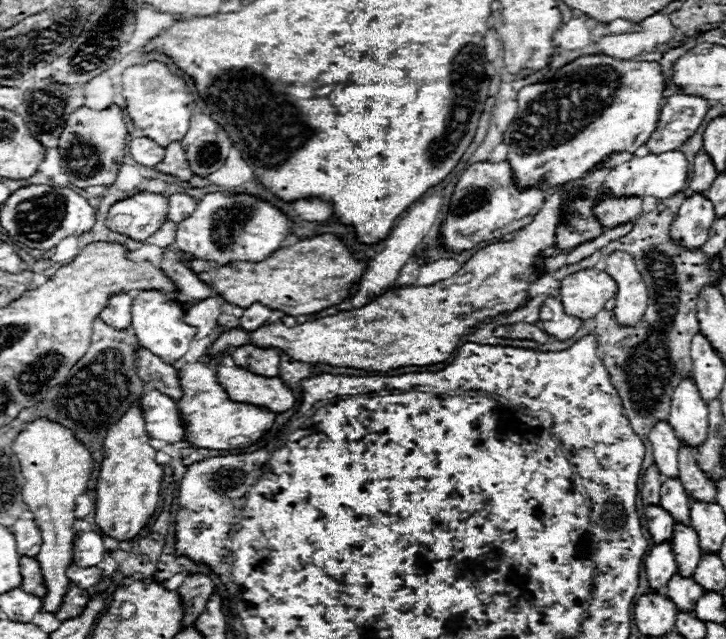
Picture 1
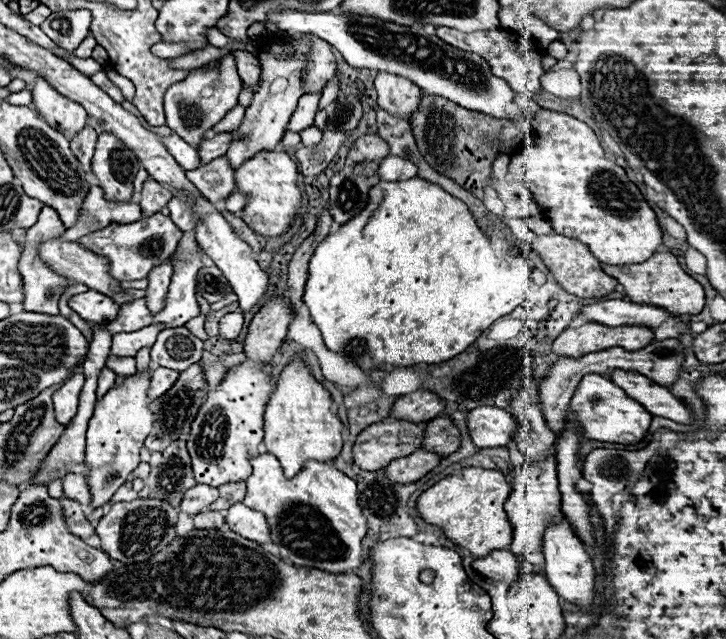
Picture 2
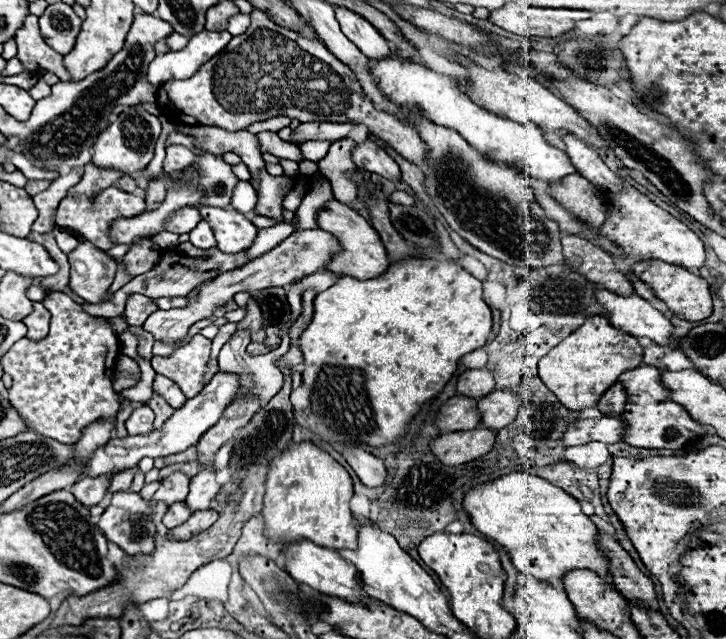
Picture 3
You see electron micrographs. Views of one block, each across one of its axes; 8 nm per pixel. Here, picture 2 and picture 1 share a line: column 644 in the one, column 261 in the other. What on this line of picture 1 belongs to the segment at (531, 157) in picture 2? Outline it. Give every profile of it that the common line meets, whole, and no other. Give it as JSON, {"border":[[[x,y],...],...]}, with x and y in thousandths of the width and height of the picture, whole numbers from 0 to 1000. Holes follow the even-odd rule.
{"border":[[[295,300],[284,304],[273,316],[273,326],[256,344],[251,344],[251,351],[245,351],[240,385],[264,397],[267,404],[292,407],[300,413],[325,407],[358,410],[386,388],[386,379],[399,369],[399,357],[402,347],[394,341],[394,335],[358,310],[339,304],[309,307]]]}

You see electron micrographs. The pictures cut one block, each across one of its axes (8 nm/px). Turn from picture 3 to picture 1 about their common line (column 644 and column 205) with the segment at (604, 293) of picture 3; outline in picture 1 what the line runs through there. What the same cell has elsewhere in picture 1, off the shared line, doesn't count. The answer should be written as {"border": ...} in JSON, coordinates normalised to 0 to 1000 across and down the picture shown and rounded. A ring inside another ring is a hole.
{"border":[[[284,466],[284,469],[256,482],[256,495],[251,501],[270,513],[267,532],[275,532],[275,529],[284,529],[292,523],[295,510],[300,507],[300,495],[306,491],[303,479],[306,476],[300,466]]]}

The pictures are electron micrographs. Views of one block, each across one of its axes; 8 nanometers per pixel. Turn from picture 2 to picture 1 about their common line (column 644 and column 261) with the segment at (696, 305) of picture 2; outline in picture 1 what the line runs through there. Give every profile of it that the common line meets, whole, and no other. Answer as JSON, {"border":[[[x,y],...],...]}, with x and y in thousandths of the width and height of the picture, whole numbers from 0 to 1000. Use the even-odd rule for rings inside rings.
{"border":[[[444,366],[413,376],[405,385],[383,388],[361,410],[317,410],[306,416],[300,410],[264,404],[259,407],[259,416],[278,441],[298,451],[320,479],[342,482],[355,473],[375,485],[386,485],[394,495],[413,495],[433,491],[471,473],[485,444],[493,441],[504,423],[504,407],[488,407],[471,376],[460,366]]]}

